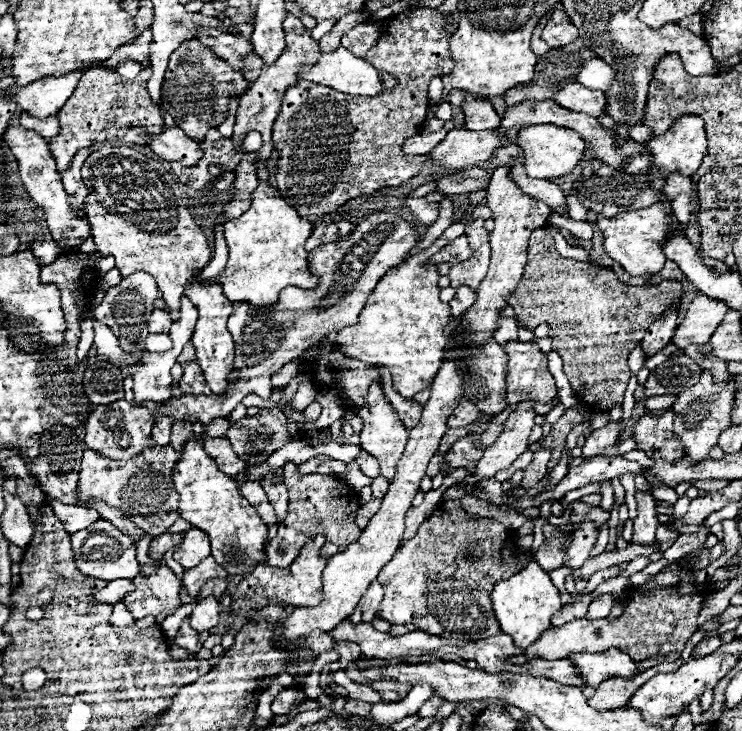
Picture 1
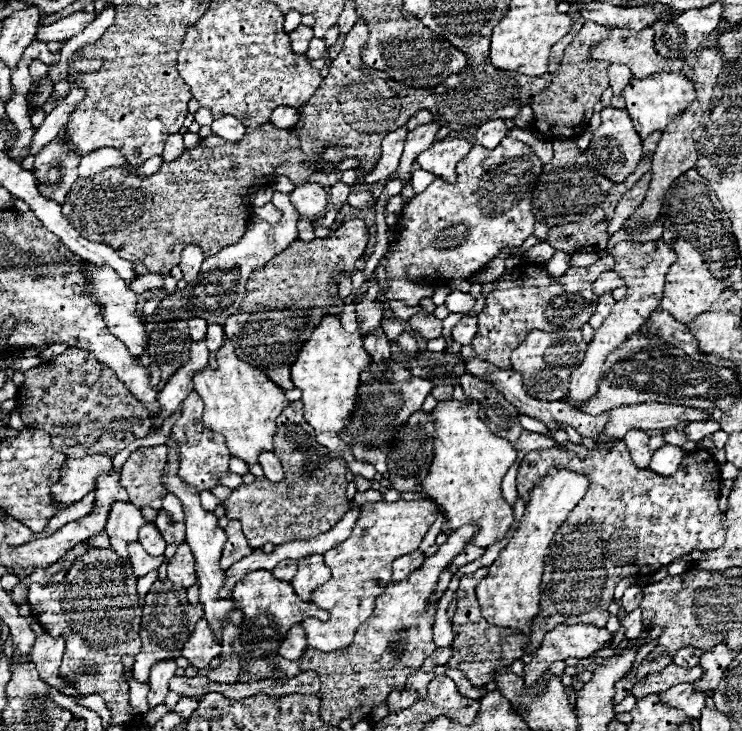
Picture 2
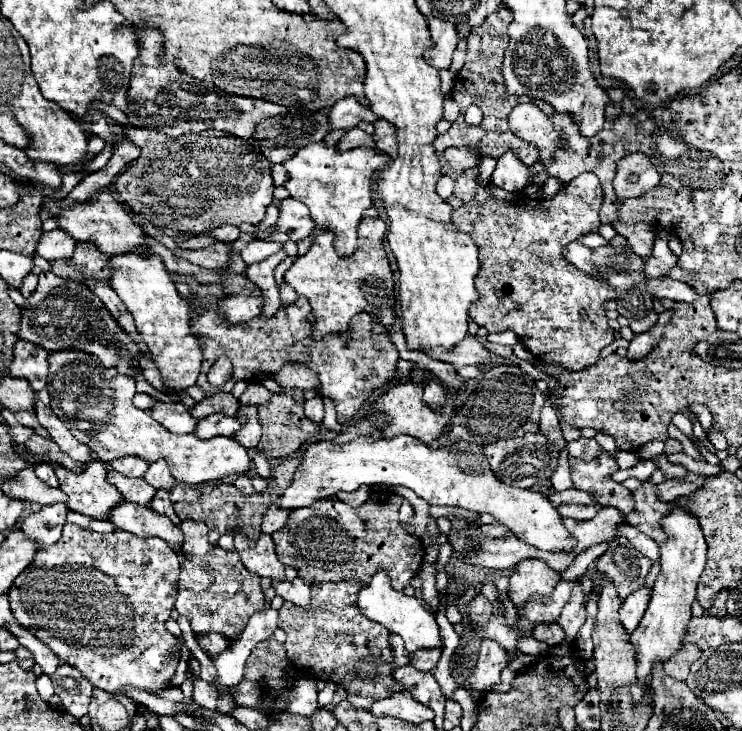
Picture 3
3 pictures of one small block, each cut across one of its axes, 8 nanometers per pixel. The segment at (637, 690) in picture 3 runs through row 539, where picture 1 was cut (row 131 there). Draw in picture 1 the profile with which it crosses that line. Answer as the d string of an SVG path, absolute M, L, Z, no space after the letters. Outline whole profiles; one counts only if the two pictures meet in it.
M692 114L678 118L666 134L652 138L648 148L654 156L654 166L658 168L660 178L668 178L670 174L692 176L706 154L702 118Z

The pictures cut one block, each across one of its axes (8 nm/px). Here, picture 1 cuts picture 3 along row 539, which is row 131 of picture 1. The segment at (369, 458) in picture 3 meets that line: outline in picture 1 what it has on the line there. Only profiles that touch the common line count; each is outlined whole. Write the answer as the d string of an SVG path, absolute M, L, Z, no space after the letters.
M534 124L518 132L516 136L518 146L522 148L524 168L526 174L532 178L548 178L554 180L558 176L564 176L574 170L574 166L584 158L584 142L580 142L580 136L570 128L560 128L554 124Z

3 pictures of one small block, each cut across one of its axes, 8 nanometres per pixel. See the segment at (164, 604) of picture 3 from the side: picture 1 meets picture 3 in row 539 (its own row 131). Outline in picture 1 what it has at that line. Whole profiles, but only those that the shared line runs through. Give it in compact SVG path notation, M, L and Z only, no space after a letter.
M94 66L92 70L88 70L88 74L84 74L72 94L72 98L78 100L68 100L64 104L64 110L60 110L58 116L60 134L50 142L58 172L64 172L70 166L74 154L84 146L96 142L126 142L146 146L148 134L160 134L160 126L164 126L164 120L160 116L160 106L152 102L146 90L148 78L148 68L144 68L134 80L126 80L112 70L100 70L100 66Z

